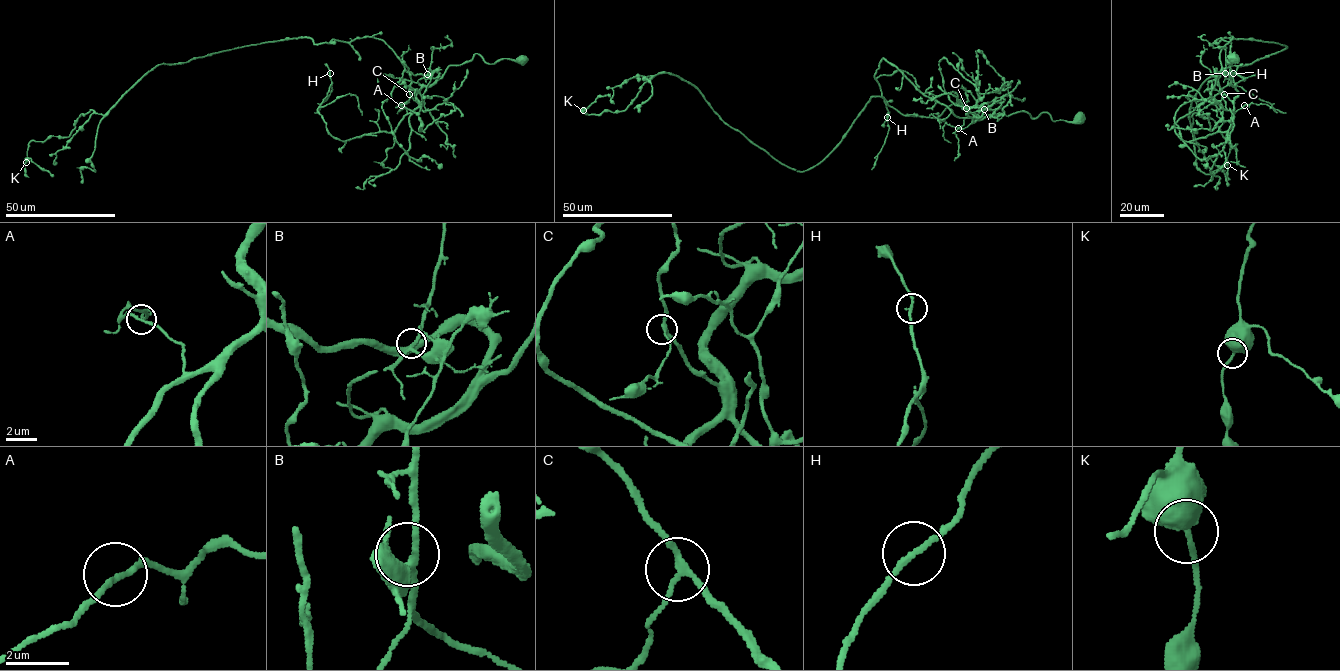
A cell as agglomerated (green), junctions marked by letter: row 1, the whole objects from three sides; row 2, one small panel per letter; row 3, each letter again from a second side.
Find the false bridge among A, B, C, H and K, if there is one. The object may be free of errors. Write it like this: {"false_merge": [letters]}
{"false_merge": []}

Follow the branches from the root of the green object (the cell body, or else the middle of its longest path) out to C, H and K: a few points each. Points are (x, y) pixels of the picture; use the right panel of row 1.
C: (1234, 58), (1228, 62), (1234, 52), (1227, 63), (1238, 95), (1232, 101), (1224, 94)
H: (1234, 58), (1227, 60), (1238, 93), (1231, 126), (1182, 139), (1174, 124), (1211, 99), (1233, 73)
K: (1234, 58), (1230, 77), (1233, 37), (1212, 43), (1287, 46), (1193, 98), (1189, 118), (1231, 144), (1227, 165)

